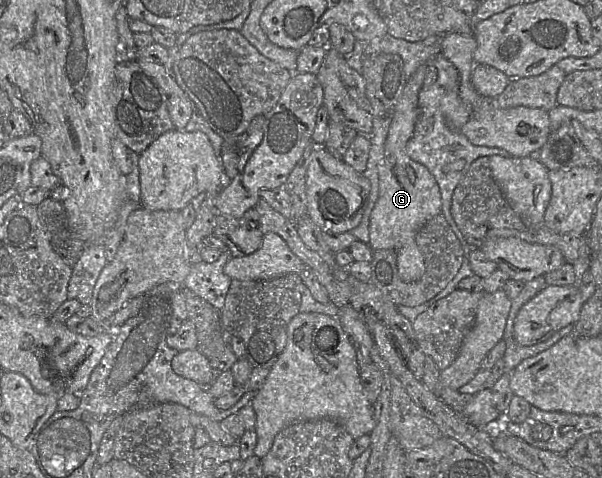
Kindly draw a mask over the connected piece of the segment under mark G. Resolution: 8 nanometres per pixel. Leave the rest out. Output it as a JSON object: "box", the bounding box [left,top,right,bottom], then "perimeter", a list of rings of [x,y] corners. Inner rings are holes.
{"box":[369,64,441,282],"perimeter":[[[427,64],[416,69],[406,82],[403,94],[391,113],[384,159],[379,168],[379,197],[371,212],[369,224],[370,247],[373,251],[395,250],[398,273],[405,282],[414,282],[423,276],[425,264],[415,236],[426,222],[441,213],[441,192],[435,177],[427,167],[406,154],[406,145],[418,119],[418,95],[426,74]]]}

